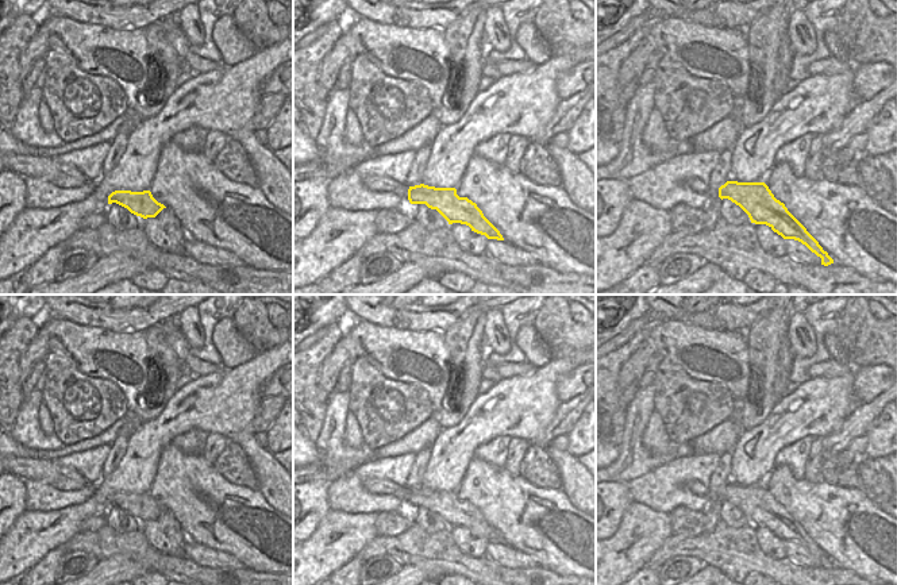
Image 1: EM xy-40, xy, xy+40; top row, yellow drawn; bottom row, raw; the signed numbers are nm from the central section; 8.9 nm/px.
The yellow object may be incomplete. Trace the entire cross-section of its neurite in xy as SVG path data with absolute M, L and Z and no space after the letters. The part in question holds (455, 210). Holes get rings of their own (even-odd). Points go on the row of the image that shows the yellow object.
M367 176L363 186L373 192L393 192L408 199L411 204L426 204L428 208L436 209L448 224L466 224L471 231L485 235L488 239L504 240L477 204L467 197L459 197L455 188L435 188L424 184L409 186L382 176Z

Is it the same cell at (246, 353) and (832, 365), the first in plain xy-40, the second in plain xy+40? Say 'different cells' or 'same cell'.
different cells

